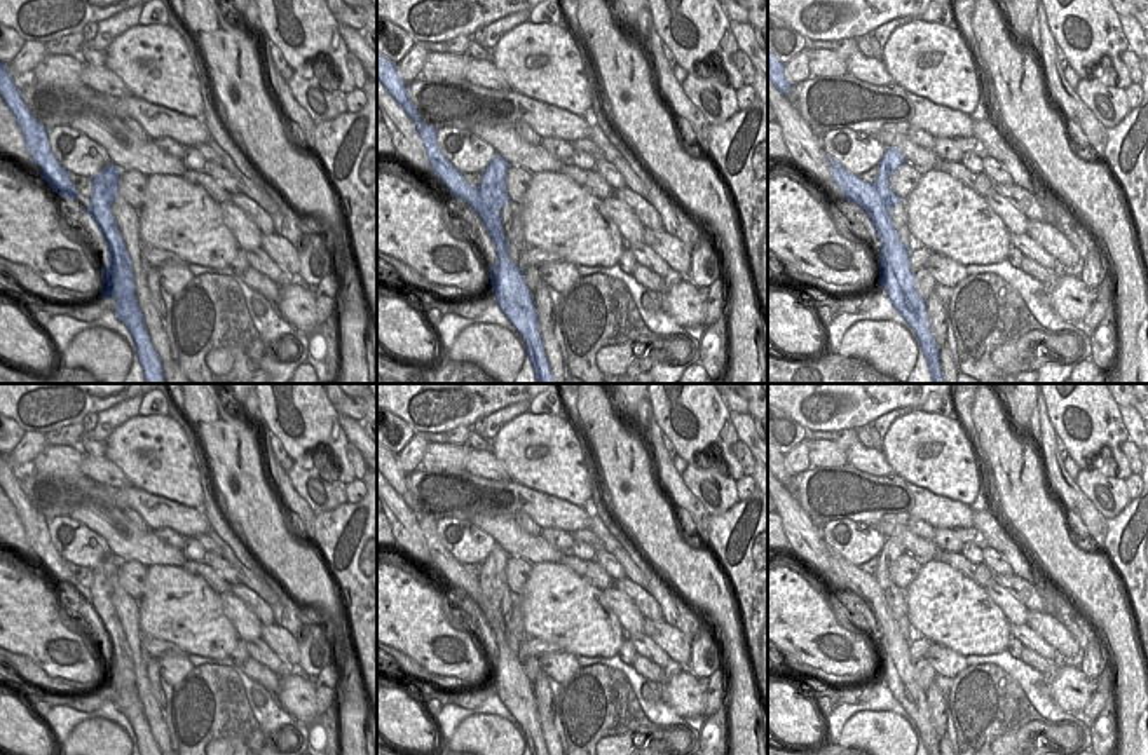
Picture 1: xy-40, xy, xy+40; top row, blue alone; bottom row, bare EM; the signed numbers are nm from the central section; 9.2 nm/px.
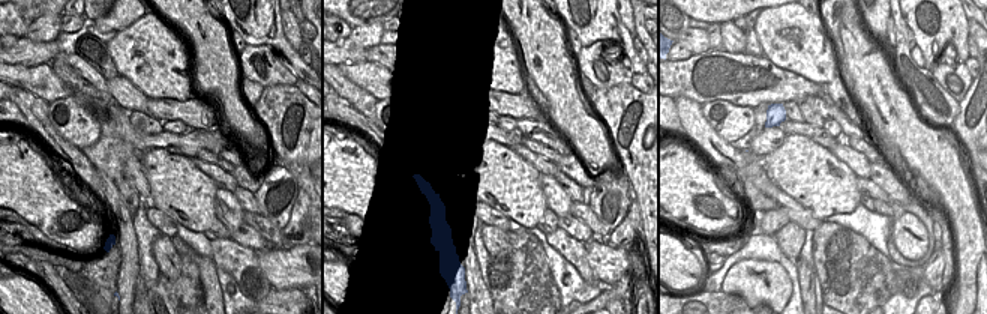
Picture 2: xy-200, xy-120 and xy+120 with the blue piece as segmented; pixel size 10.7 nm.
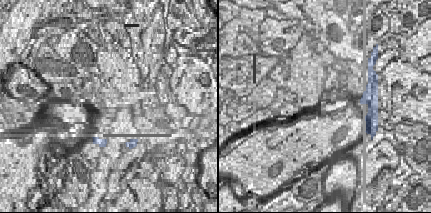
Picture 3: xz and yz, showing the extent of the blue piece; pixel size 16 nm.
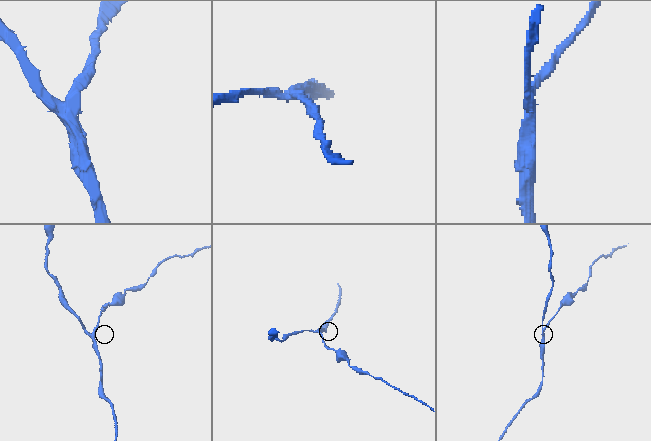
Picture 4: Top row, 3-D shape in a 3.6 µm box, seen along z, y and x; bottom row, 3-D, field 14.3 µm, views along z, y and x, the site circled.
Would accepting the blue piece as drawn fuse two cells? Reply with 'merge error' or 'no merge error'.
merge error

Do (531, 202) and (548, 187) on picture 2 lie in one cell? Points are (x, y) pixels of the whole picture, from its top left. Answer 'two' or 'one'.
two

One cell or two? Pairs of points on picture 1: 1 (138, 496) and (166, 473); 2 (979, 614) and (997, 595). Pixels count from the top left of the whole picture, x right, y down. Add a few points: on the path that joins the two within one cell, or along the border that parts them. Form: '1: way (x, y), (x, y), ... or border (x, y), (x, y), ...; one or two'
1: border (133, 485), (182, 504); two
2: border (983, 588), (1011, 623); two

